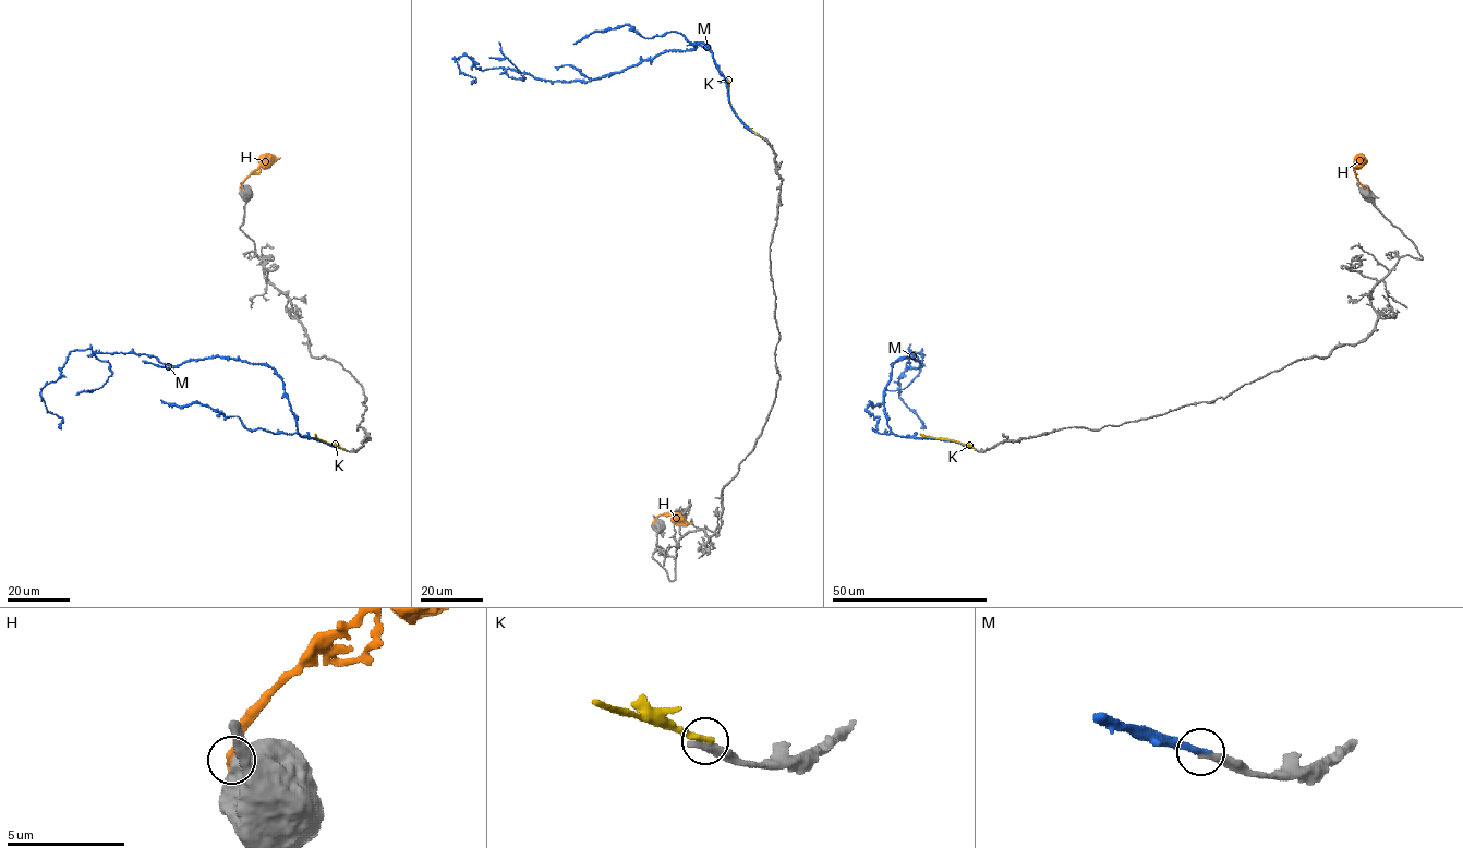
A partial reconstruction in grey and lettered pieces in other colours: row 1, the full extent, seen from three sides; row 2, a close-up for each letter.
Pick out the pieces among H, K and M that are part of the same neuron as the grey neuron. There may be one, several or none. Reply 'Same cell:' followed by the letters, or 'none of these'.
Same cell: M

